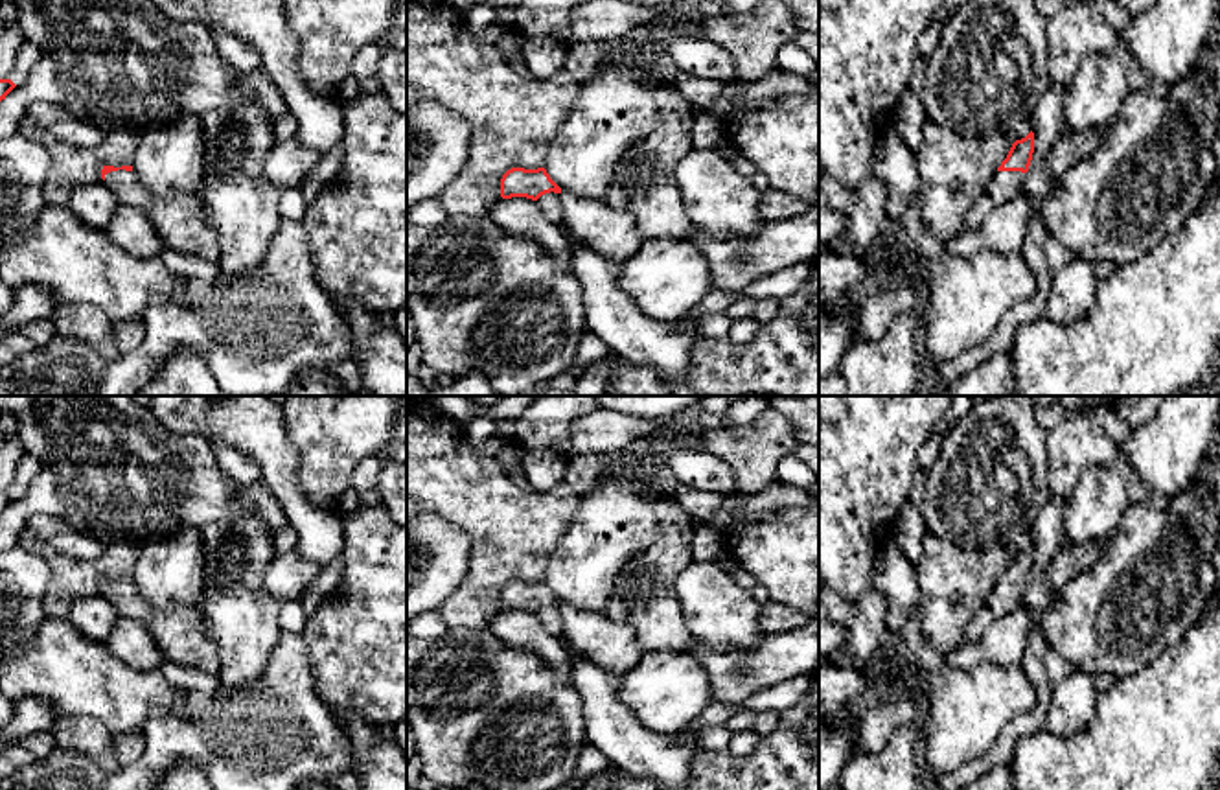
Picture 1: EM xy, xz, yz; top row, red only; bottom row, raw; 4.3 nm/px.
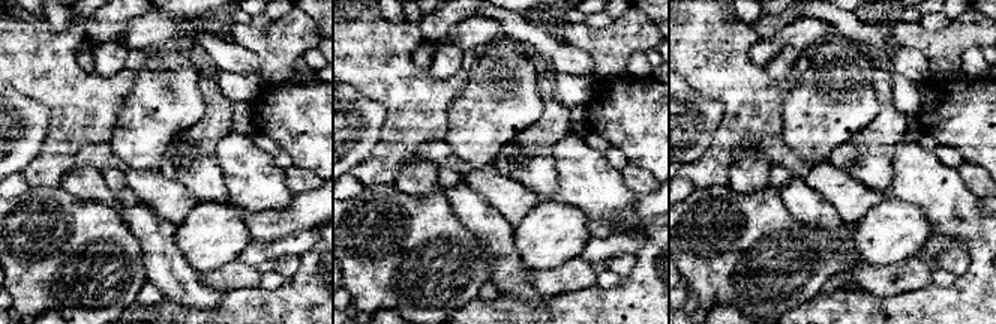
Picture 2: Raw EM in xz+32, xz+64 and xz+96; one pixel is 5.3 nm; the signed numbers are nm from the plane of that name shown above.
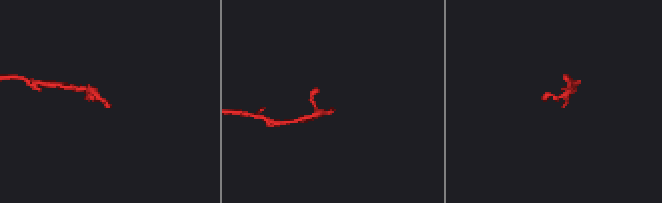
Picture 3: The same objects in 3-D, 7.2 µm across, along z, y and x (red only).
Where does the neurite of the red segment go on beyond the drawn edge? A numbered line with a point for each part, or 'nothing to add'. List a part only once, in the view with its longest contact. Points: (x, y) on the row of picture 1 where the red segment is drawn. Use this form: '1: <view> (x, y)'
1: xy (183, 223)

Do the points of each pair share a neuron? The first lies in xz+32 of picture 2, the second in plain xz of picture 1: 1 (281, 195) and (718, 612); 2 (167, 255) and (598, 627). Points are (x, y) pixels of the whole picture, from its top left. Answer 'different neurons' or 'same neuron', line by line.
1: same neuron
2: different neurons

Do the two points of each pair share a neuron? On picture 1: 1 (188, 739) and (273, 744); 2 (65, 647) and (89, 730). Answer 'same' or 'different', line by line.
1: same
2: different

